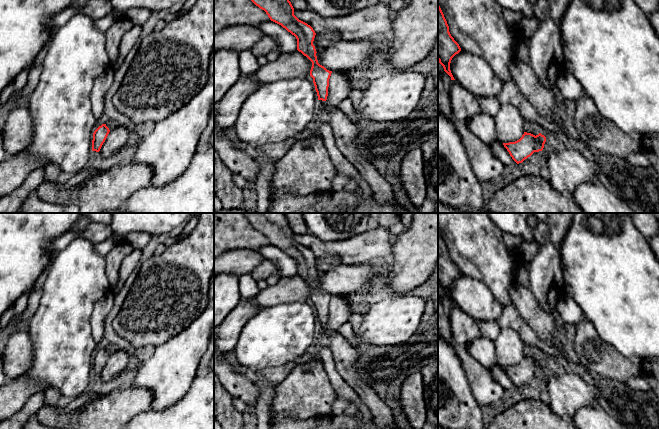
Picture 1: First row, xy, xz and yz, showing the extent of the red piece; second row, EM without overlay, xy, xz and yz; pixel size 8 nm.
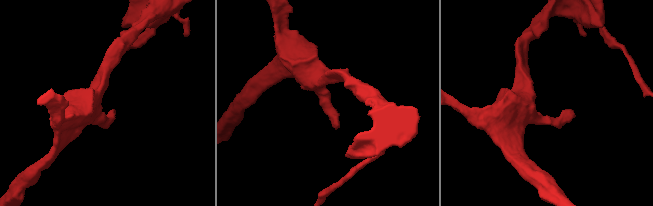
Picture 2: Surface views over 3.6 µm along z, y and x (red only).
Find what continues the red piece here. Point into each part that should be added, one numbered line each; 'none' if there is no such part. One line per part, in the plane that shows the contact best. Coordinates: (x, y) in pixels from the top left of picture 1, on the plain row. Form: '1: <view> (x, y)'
1: xz (345, 357)

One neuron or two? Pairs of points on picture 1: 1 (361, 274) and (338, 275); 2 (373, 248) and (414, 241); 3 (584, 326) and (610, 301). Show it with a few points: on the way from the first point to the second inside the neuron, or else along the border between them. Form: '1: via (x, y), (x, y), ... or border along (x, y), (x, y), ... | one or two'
1: via (355, 275), (344, 275) | one
2: border along (396, 236), (392, 246), (391, 258), (388, 261) | two
3: border along (585, 316), (603, 339) | two

